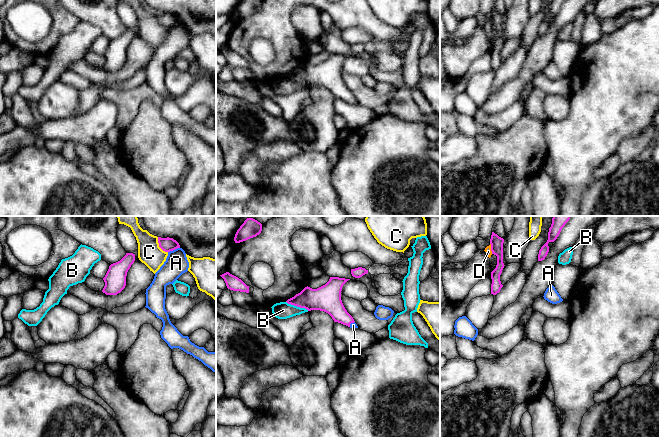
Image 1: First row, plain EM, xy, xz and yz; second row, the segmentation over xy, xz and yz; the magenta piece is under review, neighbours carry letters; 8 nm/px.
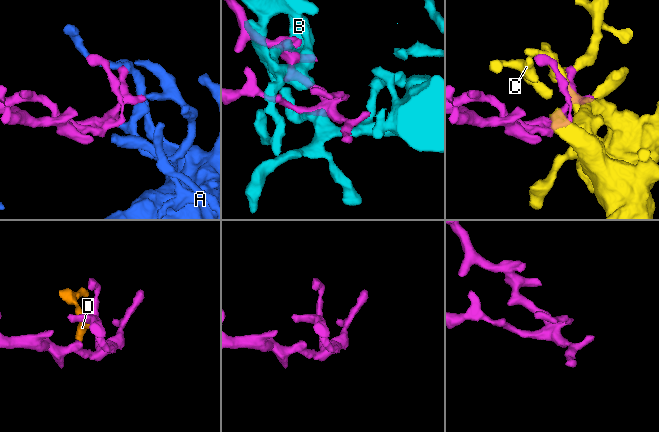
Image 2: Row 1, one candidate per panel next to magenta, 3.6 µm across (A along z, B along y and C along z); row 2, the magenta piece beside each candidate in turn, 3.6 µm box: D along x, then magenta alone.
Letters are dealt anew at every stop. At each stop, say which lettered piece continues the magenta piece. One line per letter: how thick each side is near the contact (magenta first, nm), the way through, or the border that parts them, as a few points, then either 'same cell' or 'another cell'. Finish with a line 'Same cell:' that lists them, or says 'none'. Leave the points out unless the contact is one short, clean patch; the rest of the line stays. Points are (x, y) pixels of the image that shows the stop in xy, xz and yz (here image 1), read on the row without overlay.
A: calibres 110 and 180 nm; same cell
B: calibres 220 and 140 nm; another cell
C: calibres 110 and 190 nm; border xy (157, 13), (159, 22), (167, 28); another cell
D: calibres 100 and 50 nm; border yz (490, 19), (492, 29); another cell
Same cell: A

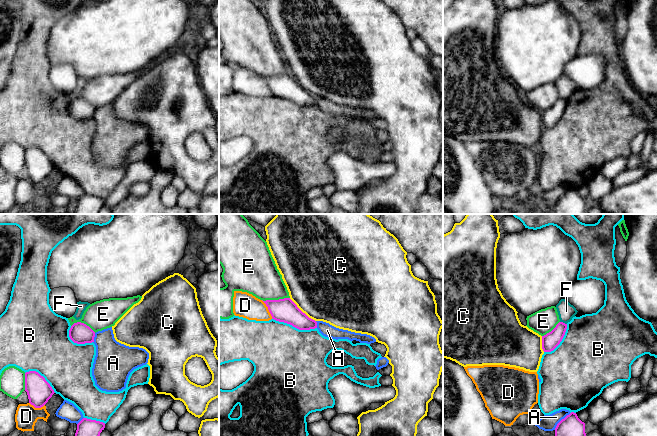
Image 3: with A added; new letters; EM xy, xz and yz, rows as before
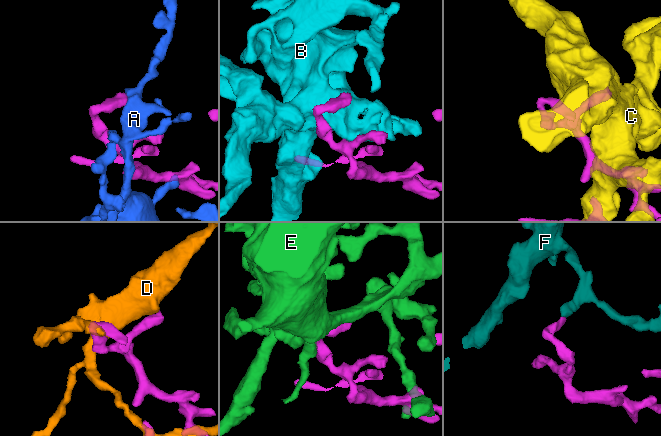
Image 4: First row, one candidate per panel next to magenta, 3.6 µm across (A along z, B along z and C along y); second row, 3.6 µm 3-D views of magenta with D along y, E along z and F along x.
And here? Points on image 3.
A: calibres 260 and 130 nm; another cell
B: calibres 190 and 480 nm; another cell
C: calibres 190 and 500 nm; another cell
D: calibres 190 and 200 nm; another cell
E: calibres 190 and 320 nm; another cell
F: calibres 140 and 140 nm; border yz (560, 97), (566, 100); another cell
Same cell: none

